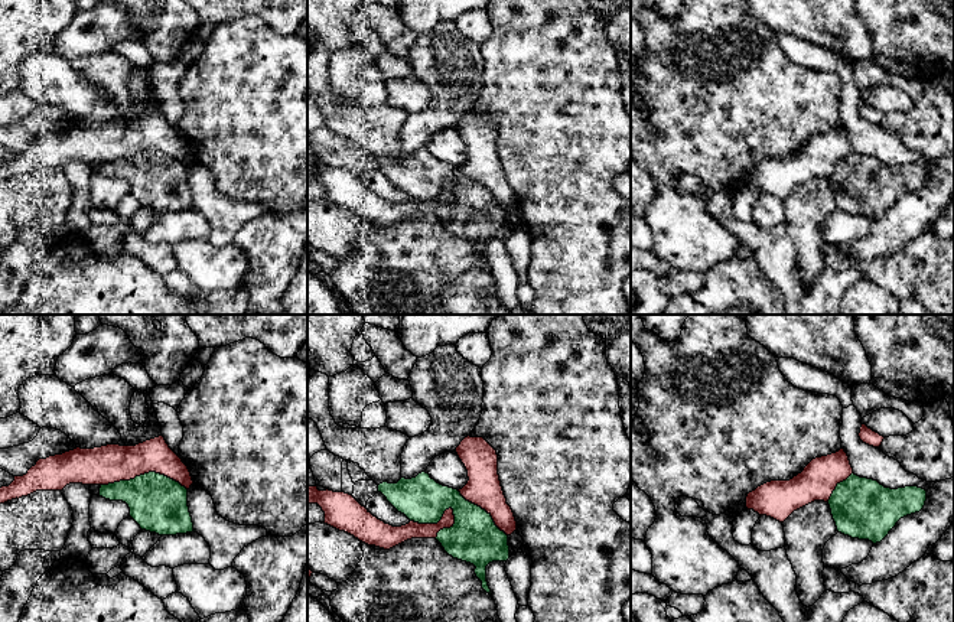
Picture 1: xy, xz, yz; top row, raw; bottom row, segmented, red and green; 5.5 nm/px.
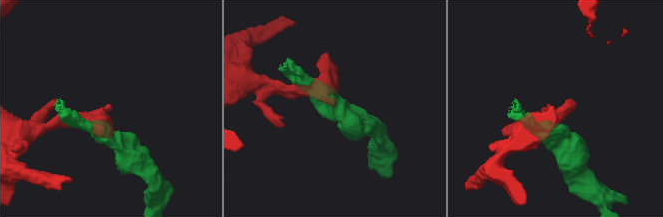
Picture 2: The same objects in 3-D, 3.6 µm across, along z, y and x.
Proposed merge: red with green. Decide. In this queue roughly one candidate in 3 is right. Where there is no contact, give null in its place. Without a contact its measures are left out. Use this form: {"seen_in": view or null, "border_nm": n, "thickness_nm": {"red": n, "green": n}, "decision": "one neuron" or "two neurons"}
{"seen_in": "xy", "border_nm": 480, "thickness_nm": {"red": 220, "green": 320}, "decision": "two neurons"}

